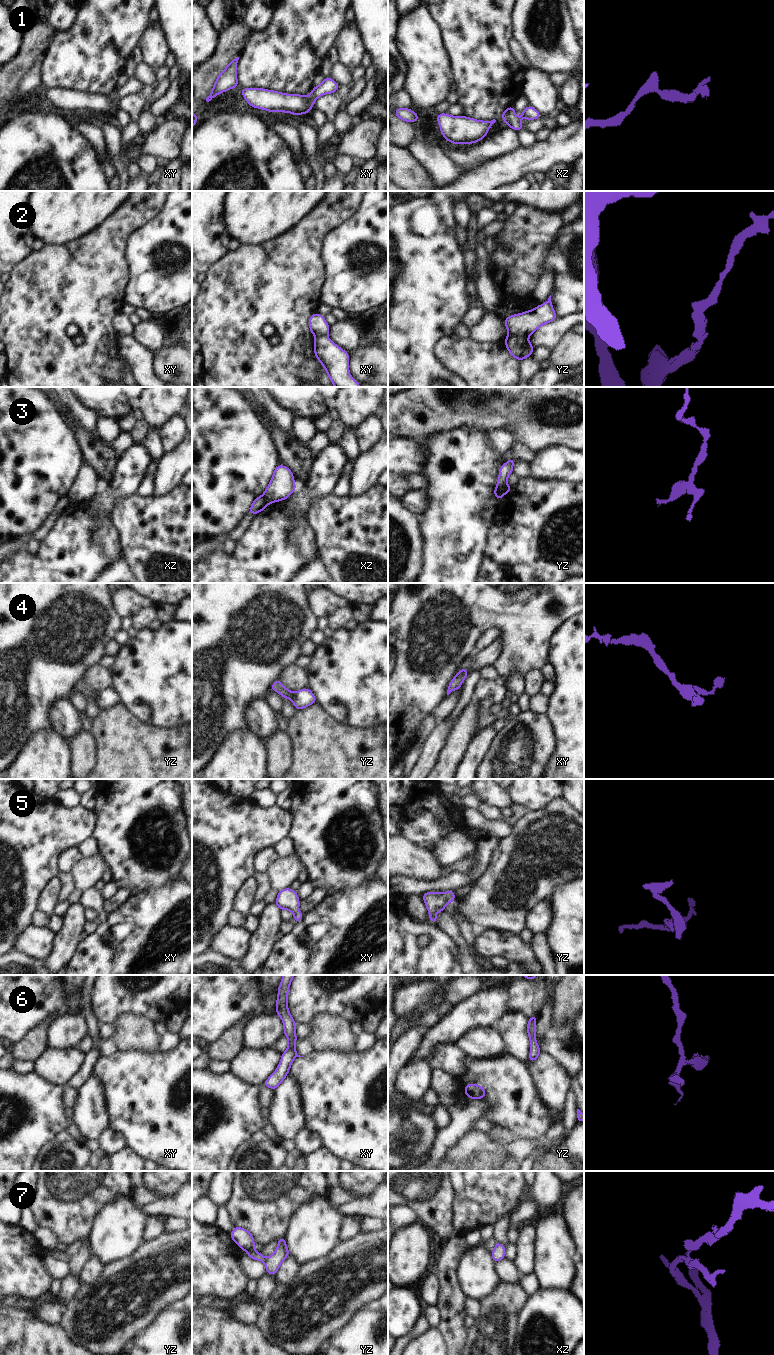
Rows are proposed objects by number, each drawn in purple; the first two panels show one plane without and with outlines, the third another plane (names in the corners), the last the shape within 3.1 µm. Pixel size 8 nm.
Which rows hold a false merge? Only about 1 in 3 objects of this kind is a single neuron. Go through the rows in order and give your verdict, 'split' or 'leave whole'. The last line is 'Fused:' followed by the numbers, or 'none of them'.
1: leave whole
2: split
3: split
4: leave whole
5: leave whole
6: split
7: split
Fused: 2, 3, 6, 7

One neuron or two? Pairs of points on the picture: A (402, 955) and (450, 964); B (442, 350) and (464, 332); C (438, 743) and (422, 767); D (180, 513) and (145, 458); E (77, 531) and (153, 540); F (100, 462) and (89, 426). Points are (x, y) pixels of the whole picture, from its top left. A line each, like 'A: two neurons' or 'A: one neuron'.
A: one neuron
B: two neurons
C: one neuron
D: two neurons
E: two neurons
F: two neurons

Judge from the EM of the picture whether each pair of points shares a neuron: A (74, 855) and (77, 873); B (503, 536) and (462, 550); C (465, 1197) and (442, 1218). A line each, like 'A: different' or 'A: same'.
A: different
B: different
C: different

